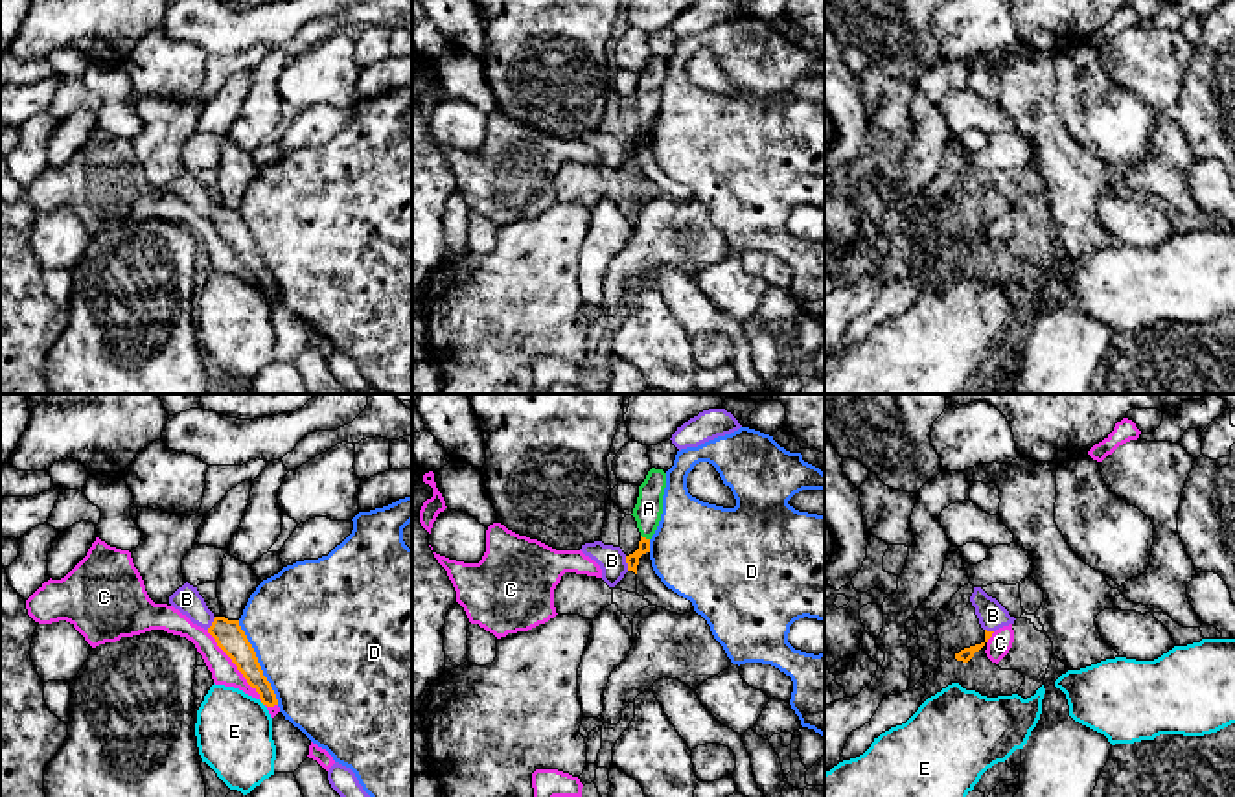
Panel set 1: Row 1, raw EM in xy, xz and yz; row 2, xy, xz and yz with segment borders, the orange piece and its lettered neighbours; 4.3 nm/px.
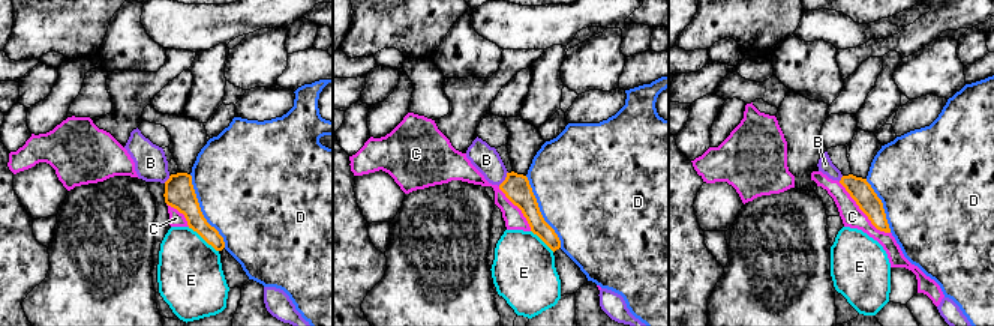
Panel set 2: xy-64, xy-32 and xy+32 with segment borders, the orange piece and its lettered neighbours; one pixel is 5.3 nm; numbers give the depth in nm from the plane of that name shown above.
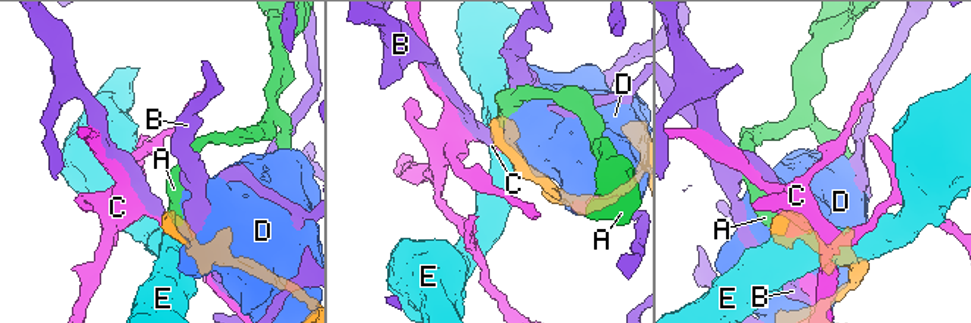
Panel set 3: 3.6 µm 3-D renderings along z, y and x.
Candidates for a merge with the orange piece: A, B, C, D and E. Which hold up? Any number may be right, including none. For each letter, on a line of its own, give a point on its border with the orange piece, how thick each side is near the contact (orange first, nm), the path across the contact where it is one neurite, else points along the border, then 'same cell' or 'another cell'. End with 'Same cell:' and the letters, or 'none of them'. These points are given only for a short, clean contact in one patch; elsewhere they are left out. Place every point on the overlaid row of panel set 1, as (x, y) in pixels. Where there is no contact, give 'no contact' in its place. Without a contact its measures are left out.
A: contact xz (645, 538); calibres 60 and 120 nm; border xz (641, 534), (648, 540); another cell
B: contact xz (626, 562); calibres 60 and 120 nm; way xz (632, 560), (626, 562), (611, 560); same cell
C: contact xy (234, 663); calibres 130 and 110 nm; border xy (207, 630), (262, 700); another cell
D: contact xy (258, 663); calibres 130 and 500 nm; another cell
E: no contact; another cell
Same cell: B

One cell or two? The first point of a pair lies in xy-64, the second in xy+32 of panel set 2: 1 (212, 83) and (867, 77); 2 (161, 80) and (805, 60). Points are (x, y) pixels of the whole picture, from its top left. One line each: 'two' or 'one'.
1: two
2: two

